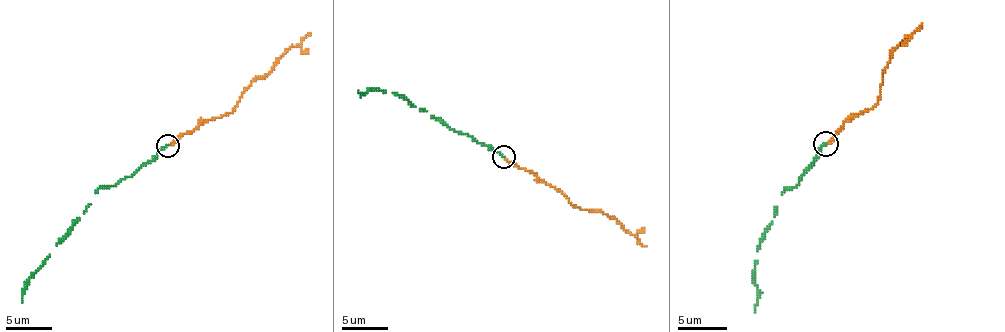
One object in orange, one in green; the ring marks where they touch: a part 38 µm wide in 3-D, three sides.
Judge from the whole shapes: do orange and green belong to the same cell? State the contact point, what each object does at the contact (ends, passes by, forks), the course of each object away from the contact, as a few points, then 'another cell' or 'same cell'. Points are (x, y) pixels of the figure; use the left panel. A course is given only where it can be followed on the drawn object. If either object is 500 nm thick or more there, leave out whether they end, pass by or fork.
at (168, 145); orange ends there; green ends there; orange runs (168, 145), (200, 124), (228, 115), (237, 106), (246, 88), (264, 76), (310, 33); green runs (168, 145), (130, 177), (95, 193), (86, 211), (29, 280), (22, 302); same cell

